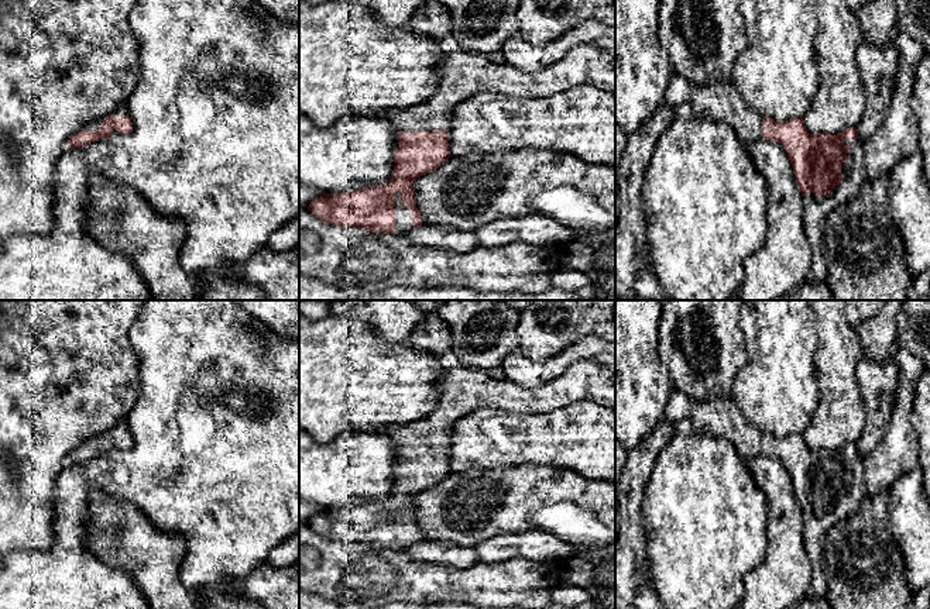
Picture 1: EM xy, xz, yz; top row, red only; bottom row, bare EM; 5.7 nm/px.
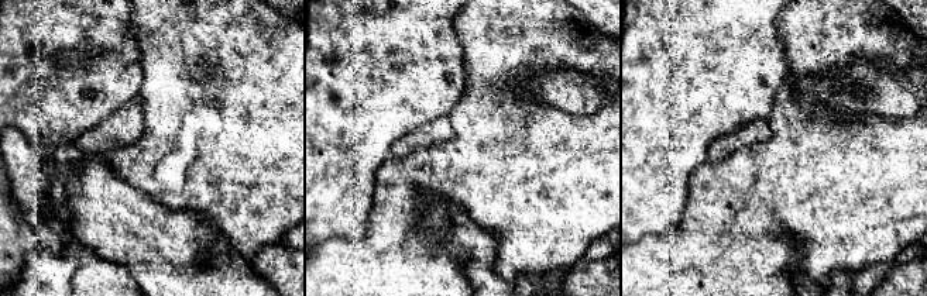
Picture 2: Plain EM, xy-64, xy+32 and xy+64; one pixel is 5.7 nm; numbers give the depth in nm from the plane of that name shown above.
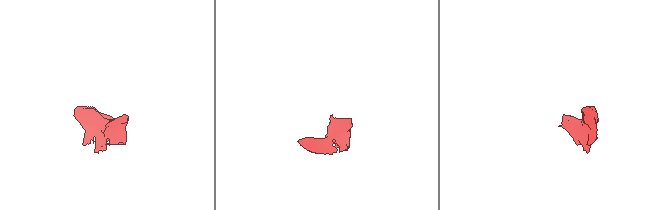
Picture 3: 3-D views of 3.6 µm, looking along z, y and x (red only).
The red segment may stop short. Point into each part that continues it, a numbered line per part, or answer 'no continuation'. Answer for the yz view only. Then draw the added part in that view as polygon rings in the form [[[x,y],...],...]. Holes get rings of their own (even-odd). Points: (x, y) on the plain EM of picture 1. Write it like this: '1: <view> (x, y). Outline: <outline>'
1: yz (721, 417). Outline: [[[732,396],[693,402],[689,416],[694,434],[727,438],[747,462],[762,454],[763,433],[745,419]]]
2: yz (816, 525). Outline: [[[843,455],[843,461],[850,461],[847,468],[847,476],[841,479],[841,499],[837,500],[828,512],[814,512],[809,508],[802,512],[803,520],[803,550],[807,553],[807,558],[811,565],[811,577],[807,596],[813,599],[821,599],[827,596],[827,568],[824,558],[824,540],[827,531],[838,520],[852,515],[866,495],[864,484],[864,467],[862,457]]]

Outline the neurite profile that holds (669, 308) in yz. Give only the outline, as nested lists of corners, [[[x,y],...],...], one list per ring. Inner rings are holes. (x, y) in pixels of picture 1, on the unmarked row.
[[[660,300],[658,348],[672,388],[693,402],[732,396],[735,376],[747,365],[745,334],[739,326],[744,300]]]

